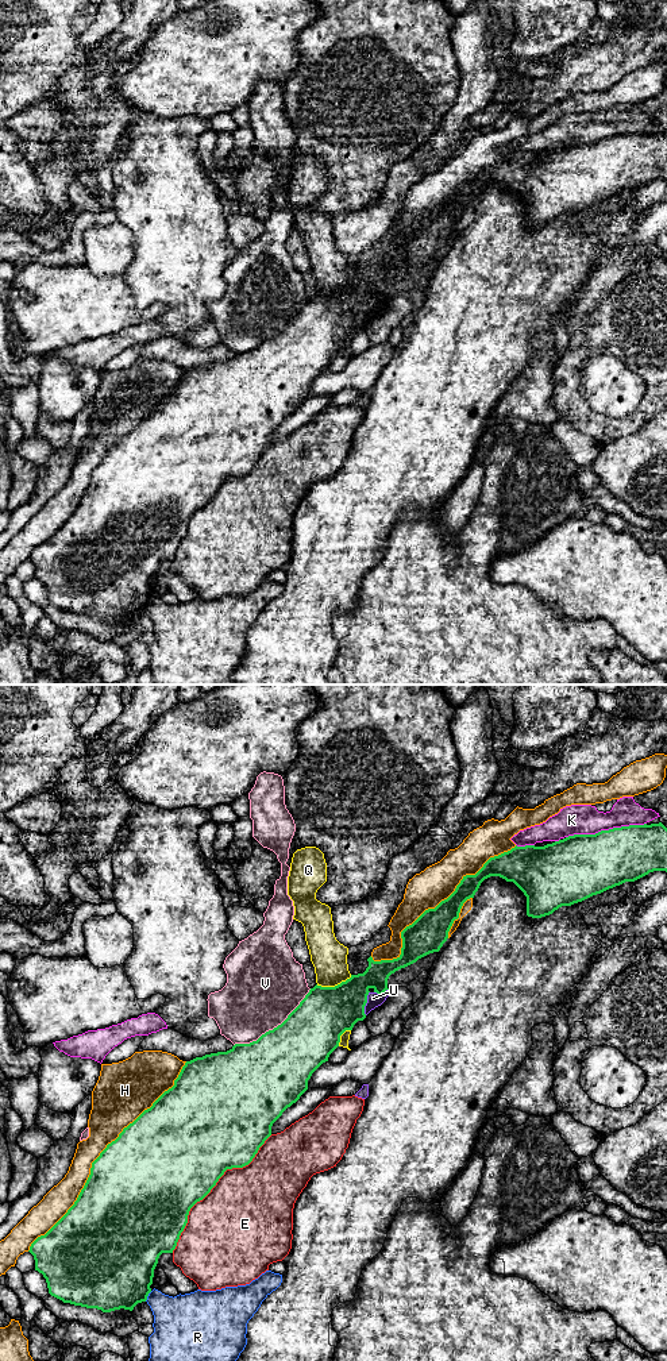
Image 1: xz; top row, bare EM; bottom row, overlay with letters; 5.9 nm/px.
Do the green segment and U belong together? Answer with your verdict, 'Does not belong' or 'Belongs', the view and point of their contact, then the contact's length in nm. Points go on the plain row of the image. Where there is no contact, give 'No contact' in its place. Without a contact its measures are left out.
Does not belong. Touches green at xz (366, 311). Shared border 150 nm

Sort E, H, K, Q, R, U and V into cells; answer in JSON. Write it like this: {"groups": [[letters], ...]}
{"groups": [["E"], ["H"], ["K"], ["Q"], ["R"], ["U"], ["V"]]}

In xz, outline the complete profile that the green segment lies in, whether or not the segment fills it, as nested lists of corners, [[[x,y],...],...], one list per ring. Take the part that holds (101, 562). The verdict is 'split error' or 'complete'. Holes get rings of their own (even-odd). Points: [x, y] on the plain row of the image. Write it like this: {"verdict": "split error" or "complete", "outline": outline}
{"verdict": "complete", "outline": [[[662,131],[651,134],[644,132],[613,136],[609,139],[601,139],[595,143],[574,143],[552,153],[547,153],[544,155],[516,154],[508,161],[490,166],[475,184],[463,185],[455,200],[447,208],[442,209],[435,217],[425,219],[412,234],[406,235],[401,240],[402,257],[401,263],[397,267],[374,270],[370,265],[367,267],[369,275],[363,282],[351,284],[350,288],[342,290],[335,296],[321,296],[316,293],[313,297],[309,298],[309,301],[300,311],[300,313],[288,324],[288,327],[281,333],[278,333],[273,339],[266,340],[257,350],[252,350],[250,352],[235,352],[227,361],[211,362],[186,370],[178,386],[174,389],[174,394],[165,400],[153,412],[153,415],[144,419],[132,432],[124,436],[119,446],[111,452],[108,452],[107,456],[100,462],[100,464],[92,471],[90,483],[84,497],[81,498],[77,509],[68,518],[68,521],[45,544],[38,545],[31,552],[28,560],[34,564],[35,579],[42,582],[46,587],[49,602],[62,609],[63,612],[70,612],[86,617],[97,617],[103,621],[111,621],[120,617],[132,620],[138,612],[146,610],[149,602],[151,601],[150,594],[153,593],[154,578],[158,572],[158,567],[162,562],[173,562],[173,559],[176,558],[180,544],[188,532],[188,524],[190,517],[211,501],[211,498],[216,494],[216,491],[227,478],[243,477],[252,470],[259,456],[271,444],[273,432],[282,424],[282,421],[288,416],[290,416],[300,408],[300,405],[308,398],[308,389],[311,388],[312,382],[323,371],[328,370],[329,363],[339,355],[340,344],[346,339],[352,339],[354,333],[358,329],[363,329],[366,327],[365,315],[367,312],[367,304],[370,301],[369,298],[373,297],[374,301],[382,304],[386,298],[389,298],[388,288],[392,282],[416,271],[419,267],[429,262],[439,261],[448,247],[448,240],[454,230],[459,227],[463,212],[467,208],[474,207],[475,201],[478,200],[481,192],[485,188],[490,185],[500,185],[506,190],[513,190],[527,205],[527,224],[532,227],[541,227],[552,223],[562,215],[571,215],[574,212],[582,211],[593,204],[601,203],[625,190],[635,190],[653,180],[667,181],[667,136]]]}

